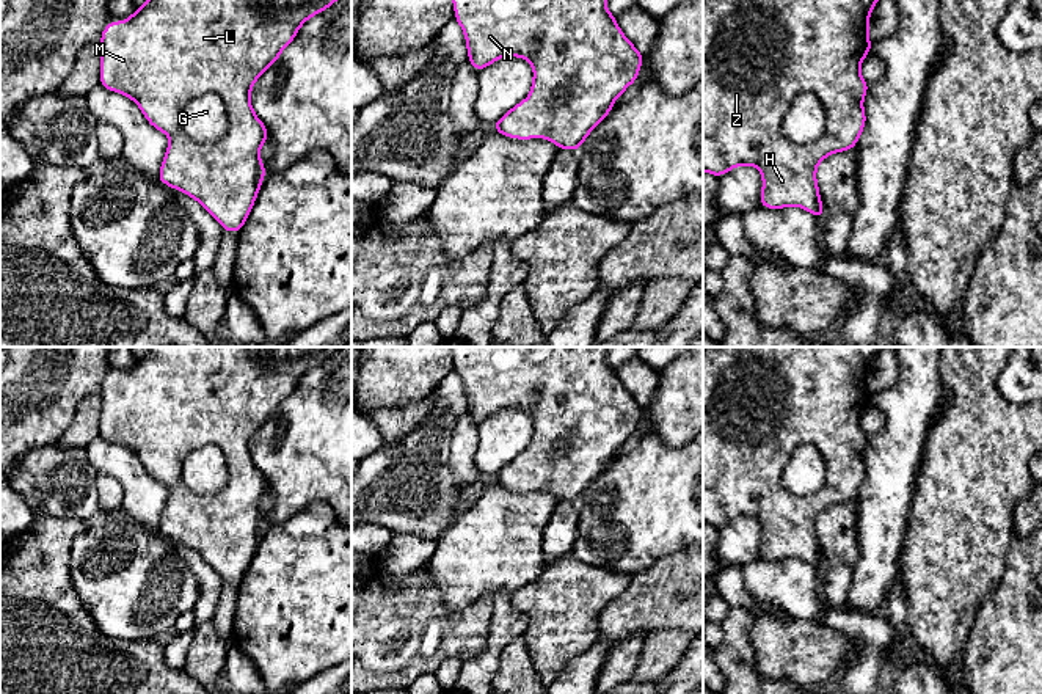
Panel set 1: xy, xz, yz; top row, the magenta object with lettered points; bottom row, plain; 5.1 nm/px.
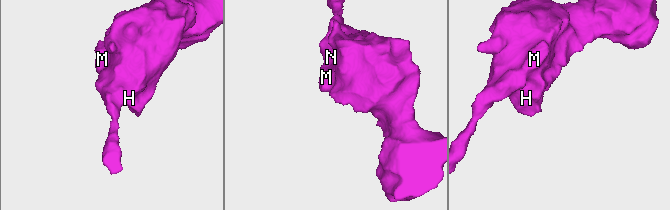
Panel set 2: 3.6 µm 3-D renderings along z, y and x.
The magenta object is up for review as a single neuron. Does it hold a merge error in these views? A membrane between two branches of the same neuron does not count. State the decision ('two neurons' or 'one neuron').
two neurons

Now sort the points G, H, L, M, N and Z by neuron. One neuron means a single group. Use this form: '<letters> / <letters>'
G / H L M N Z

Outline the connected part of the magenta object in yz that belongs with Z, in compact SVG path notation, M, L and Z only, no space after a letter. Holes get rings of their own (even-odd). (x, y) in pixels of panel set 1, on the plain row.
M705 347L703 349L703 523L720 529L739 517L756 518L763 528L763 540L760 557L767 561L785 561L788 557L799 557L813 565L819 572L824 568L824 559L816 534L818 517L830 506L844 504L857 498L857 493L866 476L863 462L863 449L869 436L860 426L863 410L871 405L871 393L868 386L869 364L882 347ZM800 444L811 444L819 451L825 463L824 487L813 493L799 496L788 491L782 485L782 473L792 452Z

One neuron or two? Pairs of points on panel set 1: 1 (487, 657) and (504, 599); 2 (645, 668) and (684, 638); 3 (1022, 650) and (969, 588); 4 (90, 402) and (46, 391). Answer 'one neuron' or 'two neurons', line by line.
1: one neuron
2: one neuron
3: two neurons
4: two neurons

